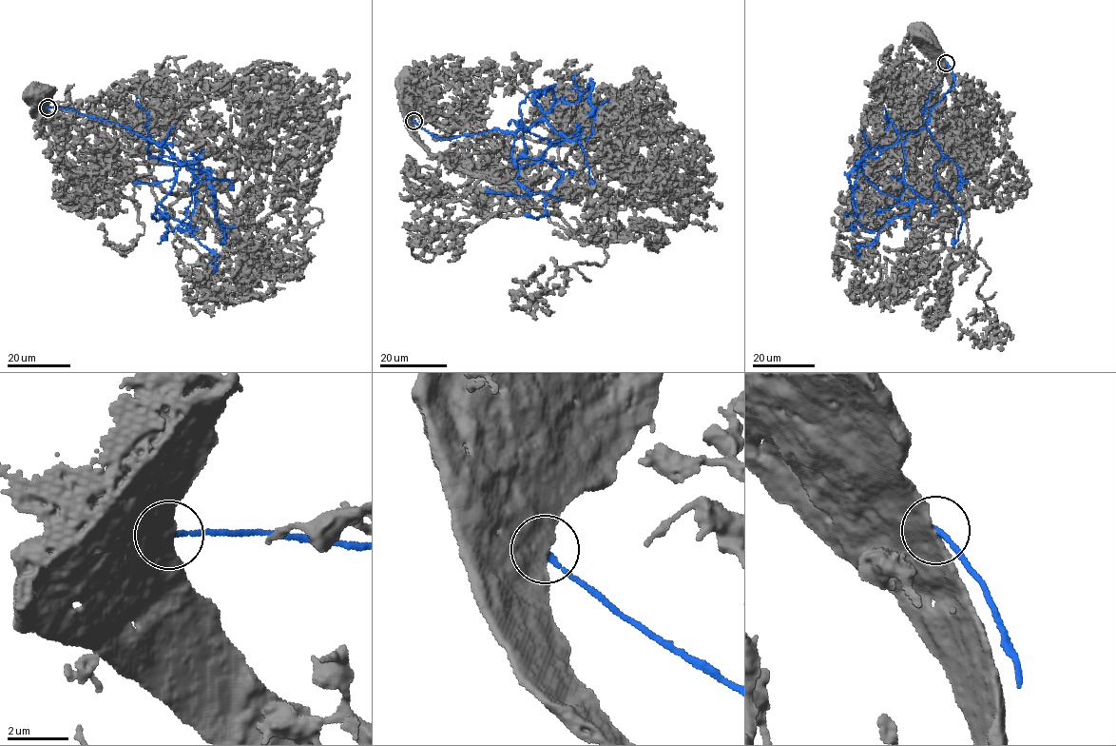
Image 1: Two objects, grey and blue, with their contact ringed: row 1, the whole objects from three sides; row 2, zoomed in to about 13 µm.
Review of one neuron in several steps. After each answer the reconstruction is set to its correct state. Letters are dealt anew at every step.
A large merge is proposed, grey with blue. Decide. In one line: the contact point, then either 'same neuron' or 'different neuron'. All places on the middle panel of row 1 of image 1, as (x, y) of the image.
at (413, 121); different neuron

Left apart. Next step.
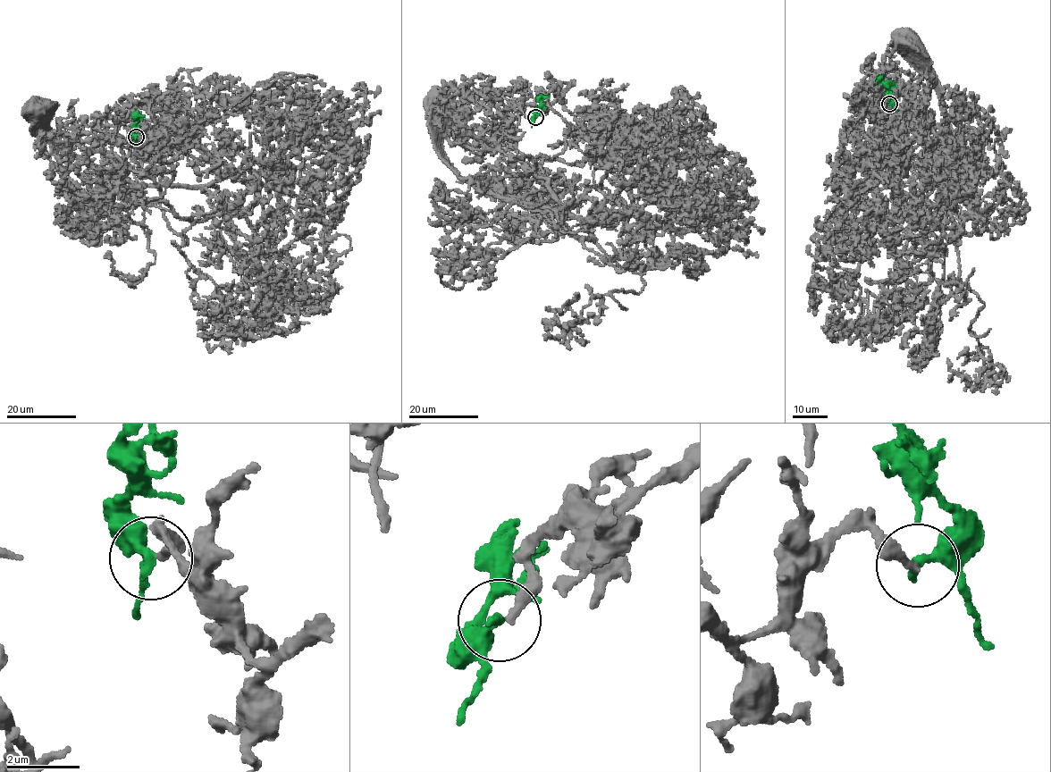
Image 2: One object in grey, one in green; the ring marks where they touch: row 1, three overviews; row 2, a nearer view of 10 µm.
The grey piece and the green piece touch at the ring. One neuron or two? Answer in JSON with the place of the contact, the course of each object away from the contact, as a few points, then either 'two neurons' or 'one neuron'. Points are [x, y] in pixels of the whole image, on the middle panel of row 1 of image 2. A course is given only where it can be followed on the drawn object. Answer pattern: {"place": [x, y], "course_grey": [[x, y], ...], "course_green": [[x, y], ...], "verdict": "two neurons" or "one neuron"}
{"place": [535, 117], "course_grey": [[535, 117], [556, 88], [564, 148], [521, 163], [593, 239], [462, 180], [436, 106]], "course_green": [[535, 117], [533, 119], [536, 108], [539, 111], [541, 100], [550, 96]], "verdict": "one neuron"}

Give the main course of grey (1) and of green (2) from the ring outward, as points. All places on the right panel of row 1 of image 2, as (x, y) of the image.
1: (889, 104), (850, 122), (887, 147), (952, 241), (950, 124), (912, 39)
2: (889, 104), (893, 98), (887, 89), (893, 84), (880, 79), (877, 81)

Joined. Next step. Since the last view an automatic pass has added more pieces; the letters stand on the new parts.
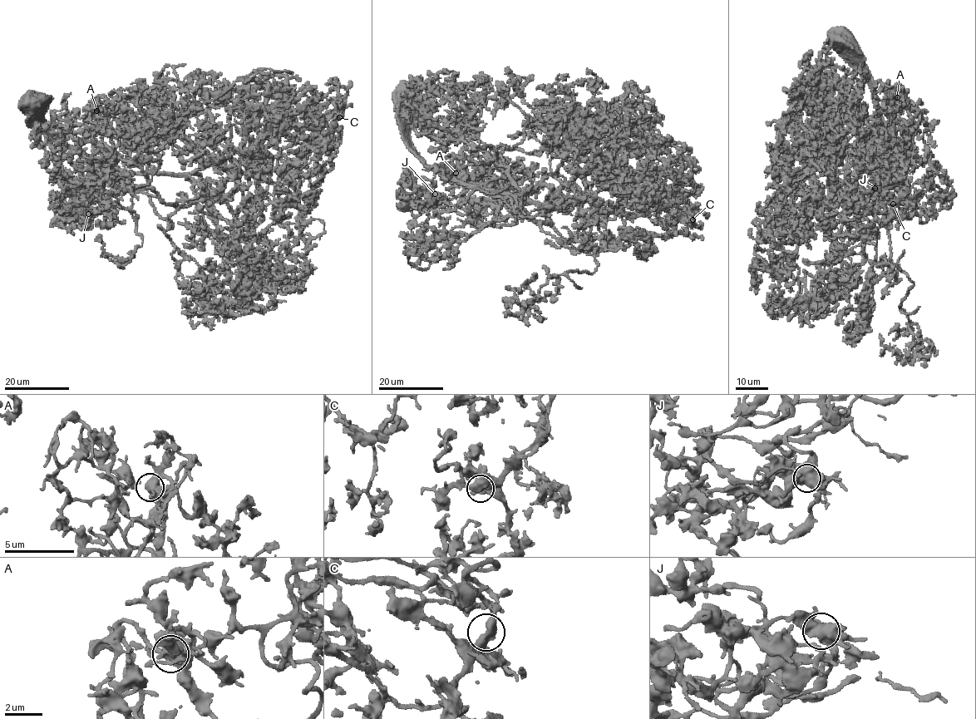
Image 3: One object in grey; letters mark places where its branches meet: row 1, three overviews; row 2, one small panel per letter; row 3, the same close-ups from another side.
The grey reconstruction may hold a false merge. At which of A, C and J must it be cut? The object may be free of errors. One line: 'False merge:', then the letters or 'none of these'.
False merge: none of these

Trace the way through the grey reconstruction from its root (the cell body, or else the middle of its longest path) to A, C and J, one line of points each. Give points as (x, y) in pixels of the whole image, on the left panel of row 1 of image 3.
A: (31, 99), (49, 131), (96, 161), (193, 172), (205, 189), (165, 202), (141, 159), (105, 153), (96, 110)
C: (31, 99), (78, 151), (145, 173), (275, 156), (303, 137), (303, 108), (307, 125), (339, 117)
J: (31, 99), (49, 131), (97, 162), (205, 184), (181, 207), (81, 187), (88, 214)

